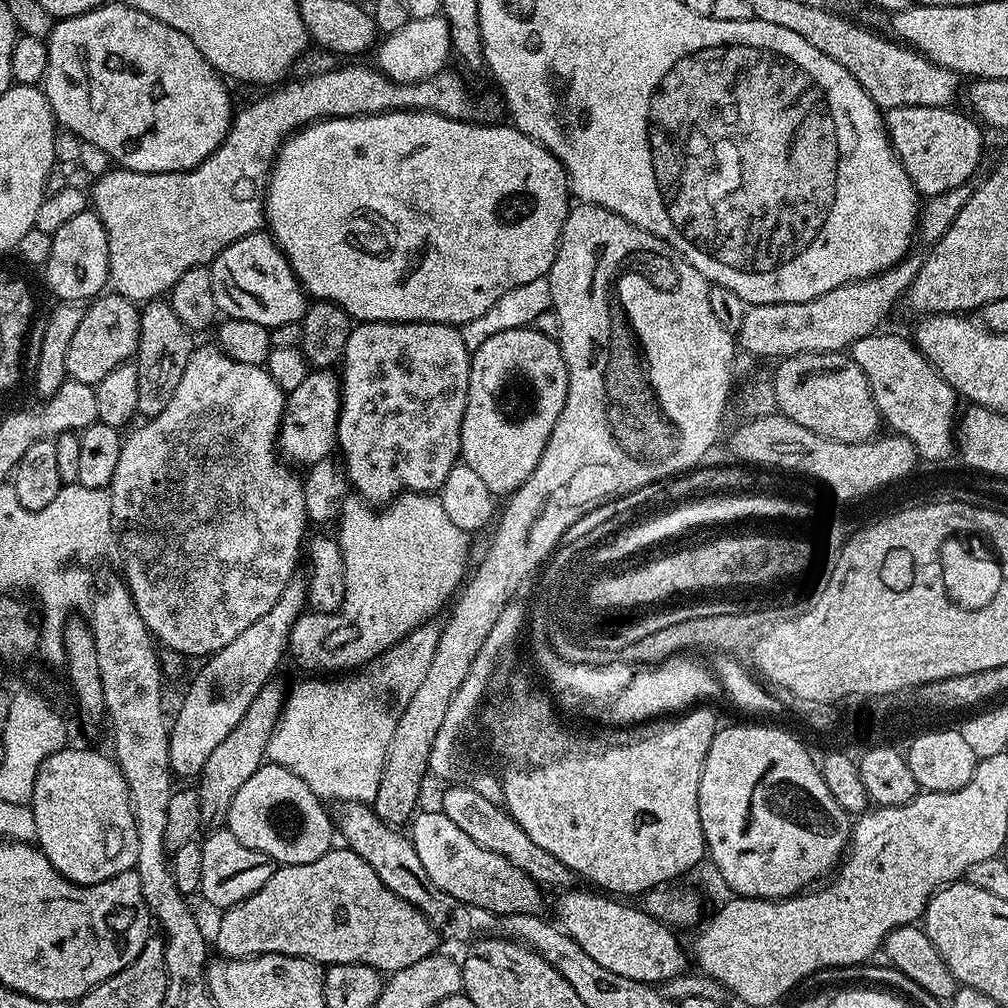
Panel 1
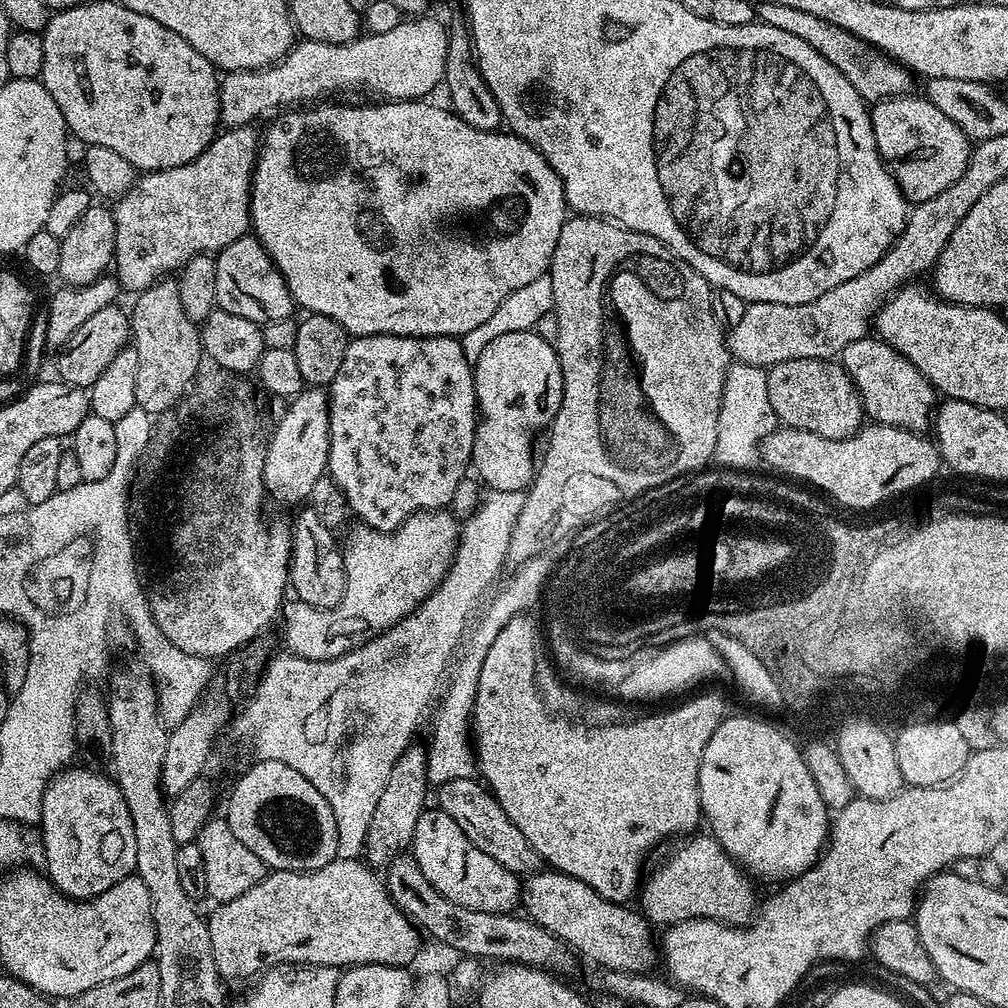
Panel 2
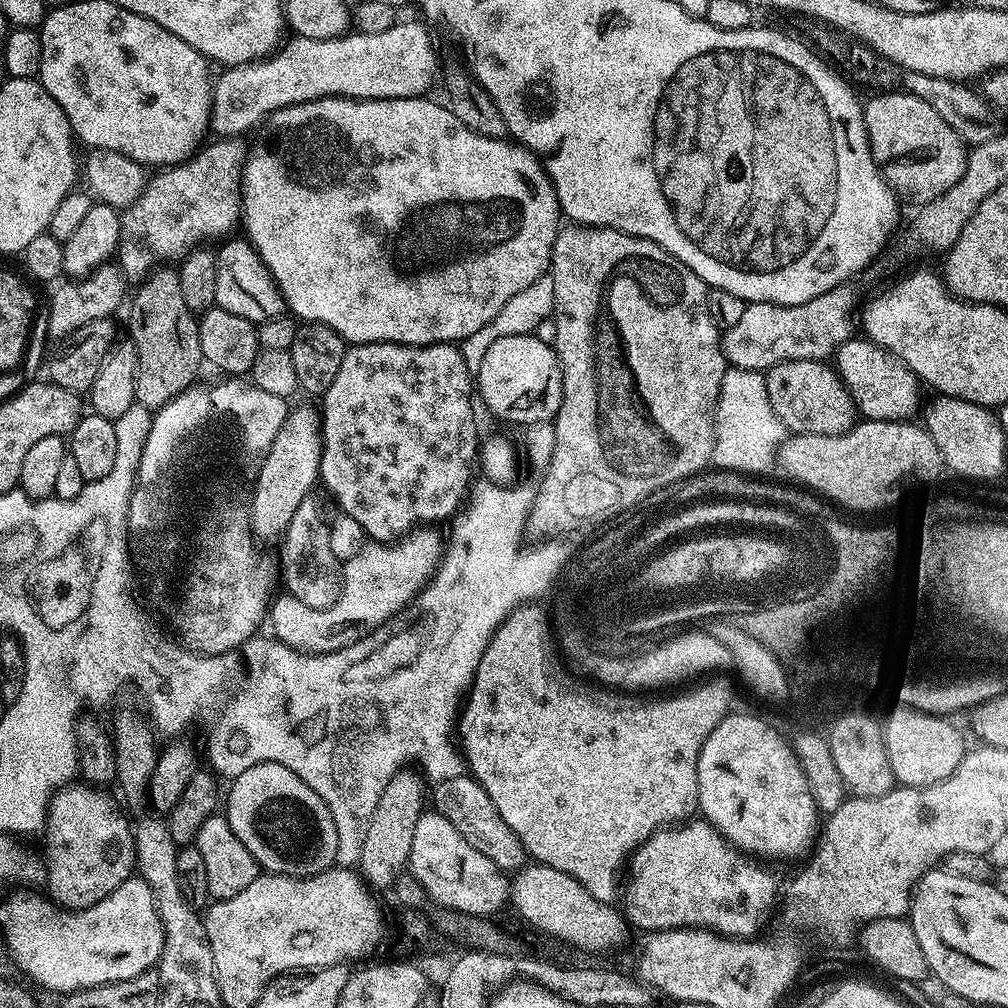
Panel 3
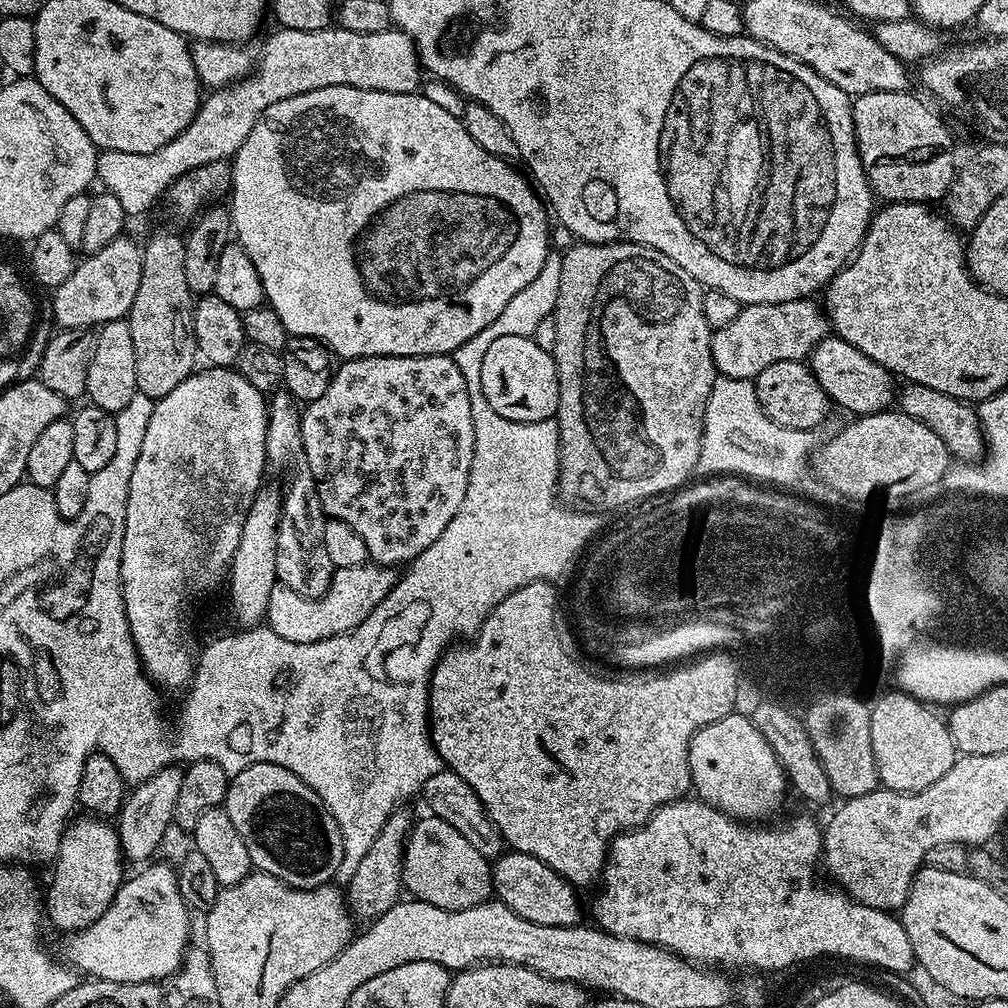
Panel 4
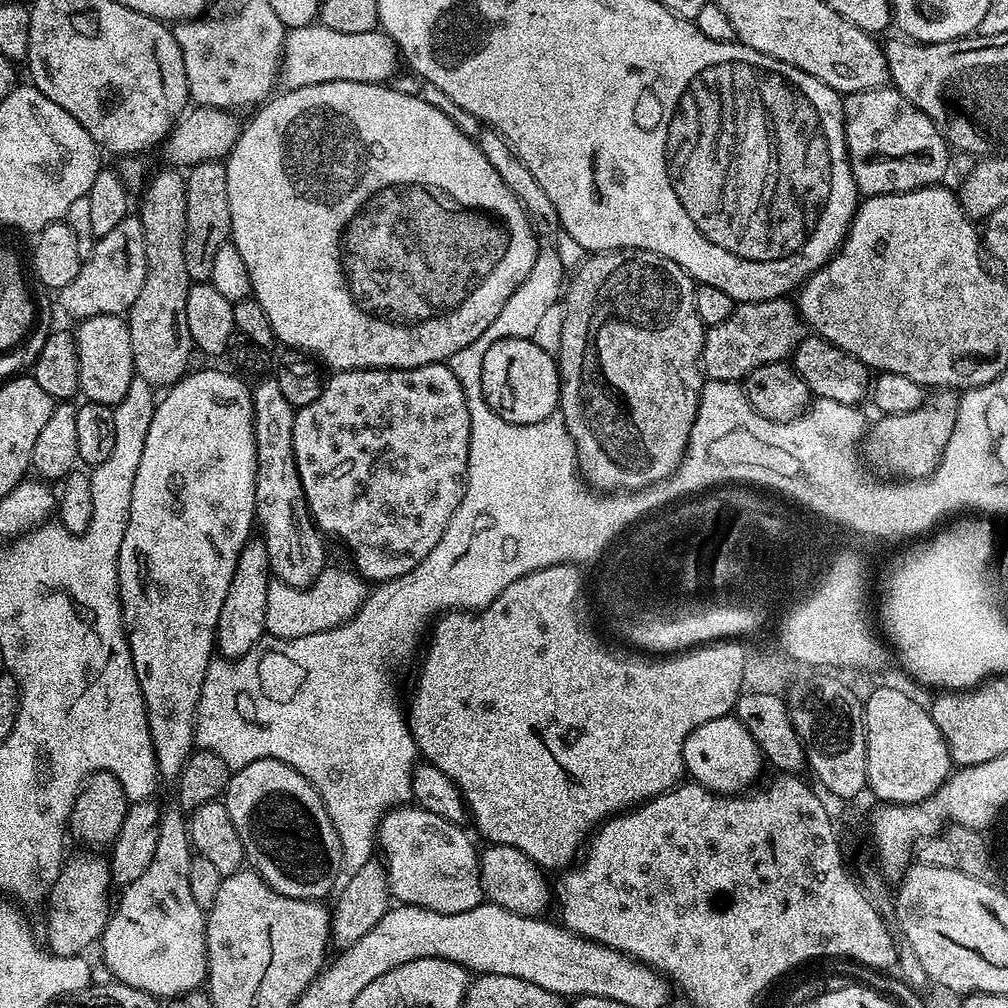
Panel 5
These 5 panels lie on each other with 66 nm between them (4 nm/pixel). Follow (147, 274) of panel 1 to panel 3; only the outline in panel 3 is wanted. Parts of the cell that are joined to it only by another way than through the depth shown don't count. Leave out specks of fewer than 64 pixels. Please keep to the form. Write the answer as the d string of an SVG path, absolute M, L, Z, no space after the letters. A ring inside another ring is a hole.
M222 138L214 142L201 147L191 158L157 171L160 173L147 181L142 195L130 207L123 209L118 263L125 277L143 277L153 271L159 262L165 261L162 260L164 258L170 259L167 260L170 262L179 261L193 248L208 241L206 239L210 236L227 237L231 233L228 231L241 223L240 175L244 172L245 141L240 138Z

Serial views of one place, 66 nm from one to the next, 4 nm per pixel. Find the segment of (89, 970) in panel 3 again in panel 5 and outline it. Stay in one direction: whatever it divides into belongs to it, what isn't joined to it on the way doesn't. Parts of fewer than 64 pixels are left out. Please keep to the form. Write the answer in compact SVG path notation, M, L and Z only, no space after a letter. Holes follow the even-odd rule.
M173 806L160 817L158 846L154 858L142 878L134 878L123 889L120 905L108 917L104 928L104 960L112 967L112 972L121 984L129 984L138 990L148 992L157 998L179 998L189 992L197 991L205 983L208 975L208 933L206 931L206 912L194 902L190 890L190 862L194 849L188 839L186 816L179 807Z

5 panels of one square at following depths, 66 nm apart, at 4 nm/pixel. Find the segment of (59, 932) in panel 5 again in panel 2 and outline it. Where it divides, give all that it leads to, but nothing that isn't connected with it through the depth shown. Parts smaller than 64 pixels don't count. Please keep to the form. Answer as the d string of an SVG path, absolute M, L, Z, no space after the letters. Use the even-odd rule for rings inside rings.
M69 766L48 781L40 807L38 831L44 842L46 875L56 891L71 900L92 900L135 873L134 822L115 779L107 775L104 777L100 772L91 772L88 768L76 767Z

